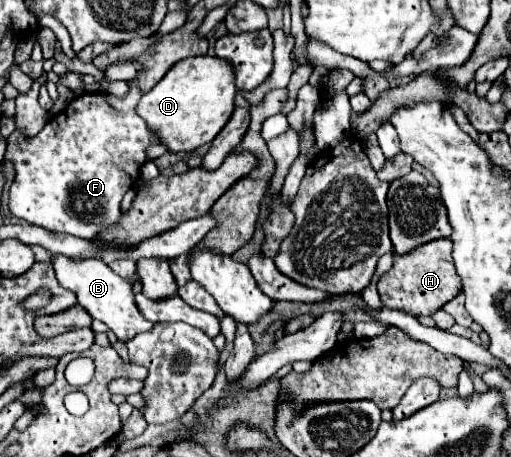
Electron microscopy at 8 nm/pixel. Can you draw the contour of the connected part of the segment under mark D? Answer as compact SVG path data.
M211 55L189 57L175 63L167 75L141 97L137 113L151 129L157 129L161 143L167 143L169 151L195 151L197 147L211 143L231 119L235 95L235 67L227 59Z

